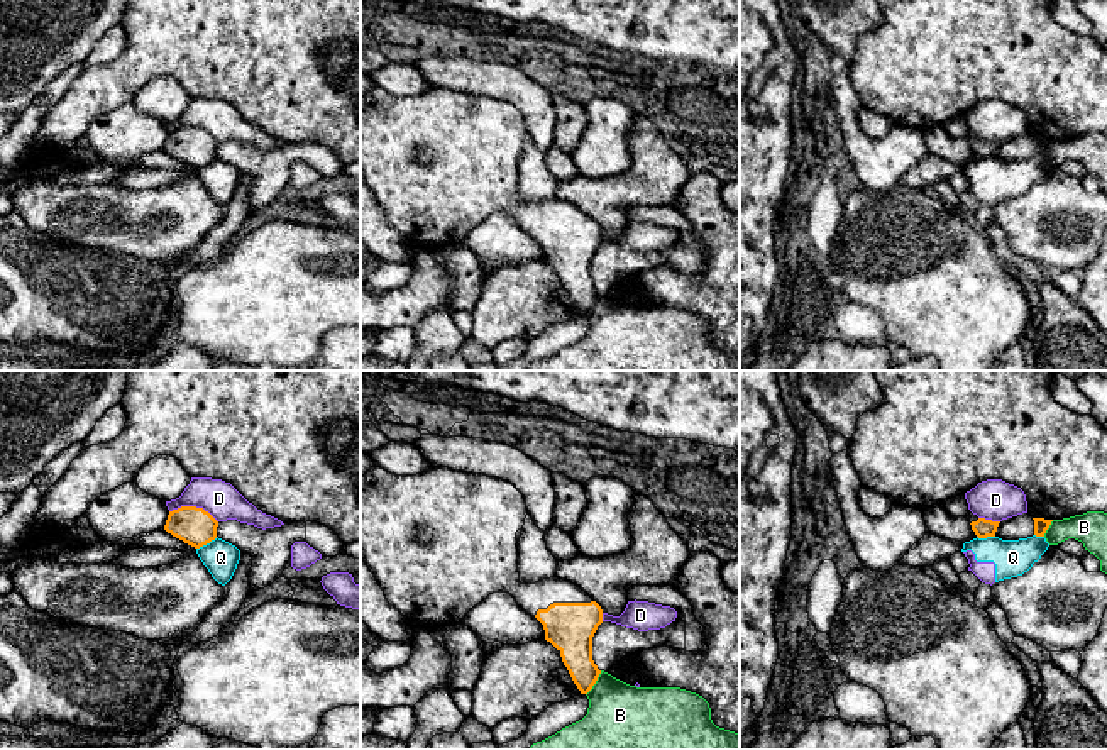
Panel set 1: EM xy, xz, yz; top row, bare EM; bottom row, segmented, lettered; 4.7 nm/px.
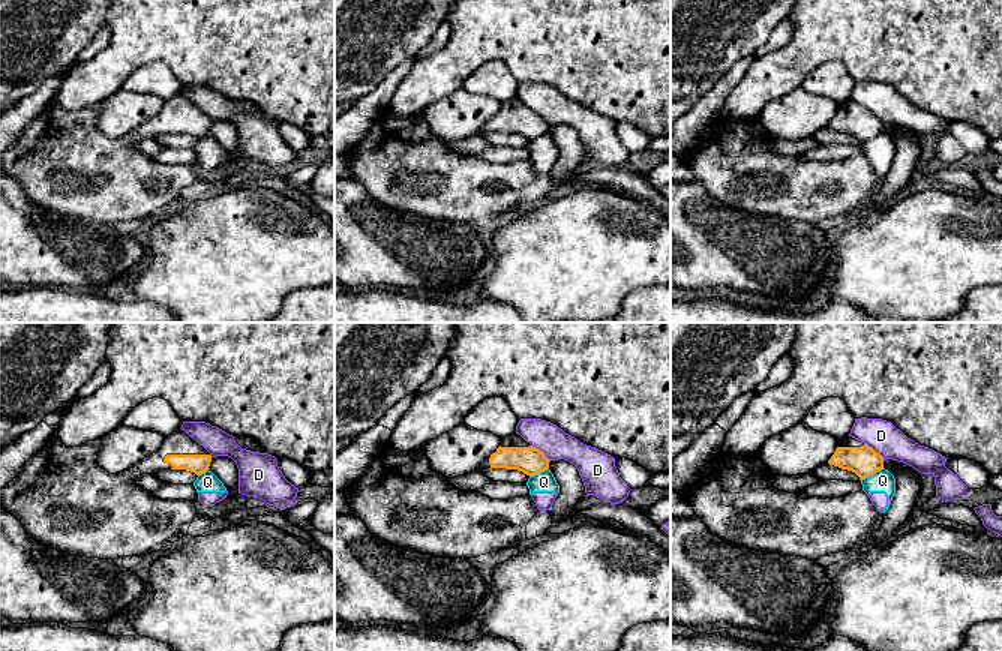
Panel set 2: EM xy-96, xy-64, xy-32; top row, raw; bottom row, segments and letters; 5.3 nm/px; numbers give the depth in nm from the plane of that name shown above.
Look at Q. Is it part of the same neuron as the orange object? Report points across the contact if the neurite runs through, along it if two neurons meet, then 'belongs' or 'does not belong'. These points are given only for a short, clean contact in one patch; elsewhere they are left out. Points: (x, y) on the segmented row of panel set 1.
along xy (217, 537), (197, 549) | does not belong

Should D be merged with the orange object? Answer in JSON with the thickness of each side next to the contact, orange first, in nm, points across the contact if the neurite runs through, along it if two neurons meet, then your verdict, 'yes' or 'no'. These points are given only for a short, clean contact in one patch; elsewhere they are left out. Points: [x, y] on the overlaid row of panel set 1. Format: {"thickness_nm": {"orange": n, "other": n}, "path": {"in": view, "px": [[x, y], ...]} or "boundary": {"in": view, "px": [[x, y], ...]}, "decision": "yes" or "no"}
{"thickness_nm": {"orange": 180, "other": 170}, "boundary": {"in": "xy", "px": [[170, 510], [181, 507], [203, 508], [217, 522]]}, "decision": "no"}

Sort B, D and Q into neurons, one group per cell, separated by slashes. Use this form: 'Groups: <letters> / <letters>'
Groups: B / D Q

